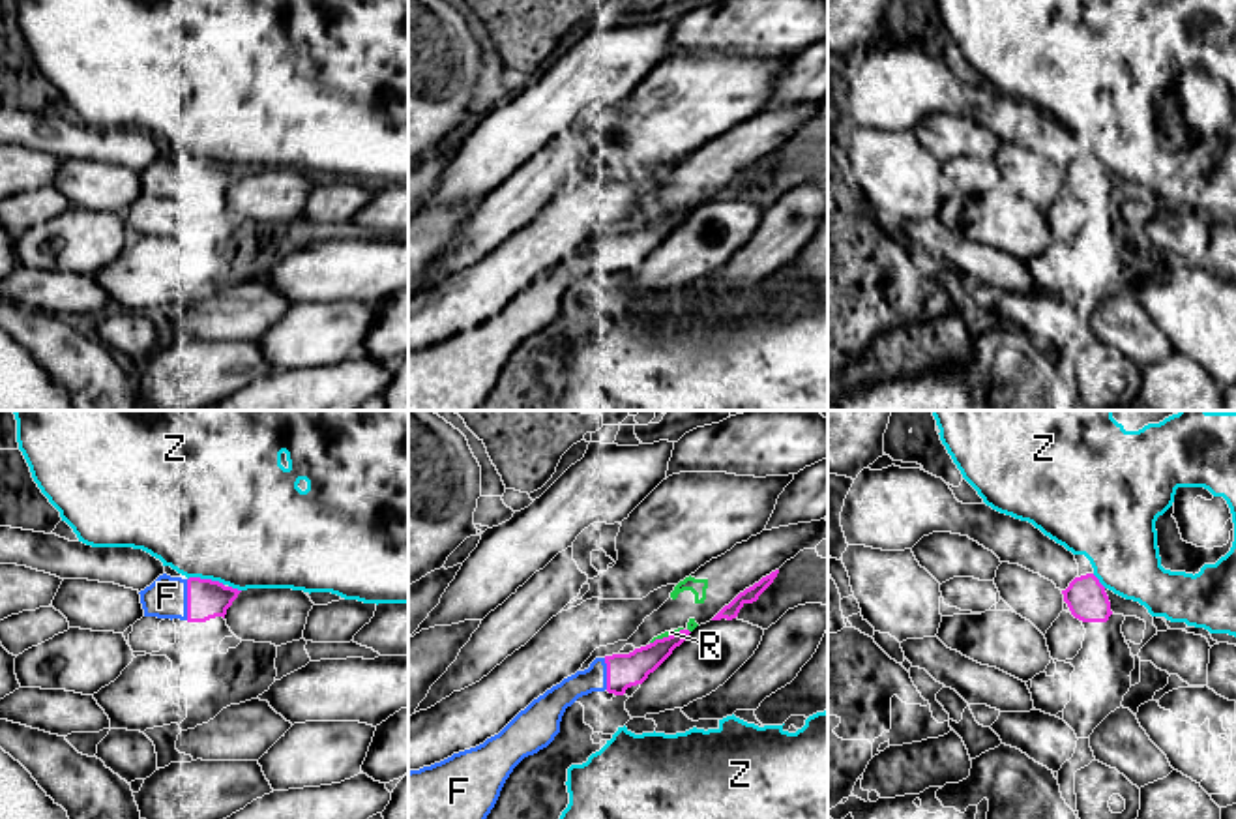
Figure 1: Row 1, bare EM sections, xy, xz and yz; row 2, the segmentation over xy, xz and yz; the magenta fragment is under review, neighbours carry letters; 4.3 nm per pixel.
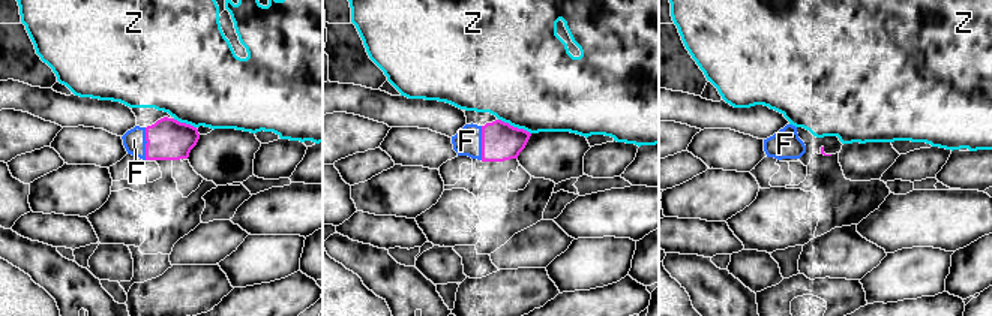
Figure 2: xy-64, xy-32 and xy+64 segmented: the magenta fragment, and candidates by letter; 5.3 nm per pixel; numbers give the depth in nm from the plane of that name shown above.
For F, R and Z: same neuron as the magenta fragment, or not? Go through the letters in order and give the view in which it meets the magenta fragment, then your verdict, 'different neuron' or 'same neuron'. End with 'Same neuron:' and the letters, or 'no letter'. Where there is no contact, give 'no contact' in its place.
F: xy | same neuron
R: xz | different neuron
Z: xy | different neuron
Same neuron: F

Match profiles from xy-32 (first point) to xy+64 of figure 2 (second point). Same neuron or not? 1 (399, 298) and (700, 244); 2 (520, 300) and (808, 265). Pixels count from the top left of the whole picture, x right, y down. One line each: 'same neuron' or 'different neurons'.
1: different neurons
2: different neurons

